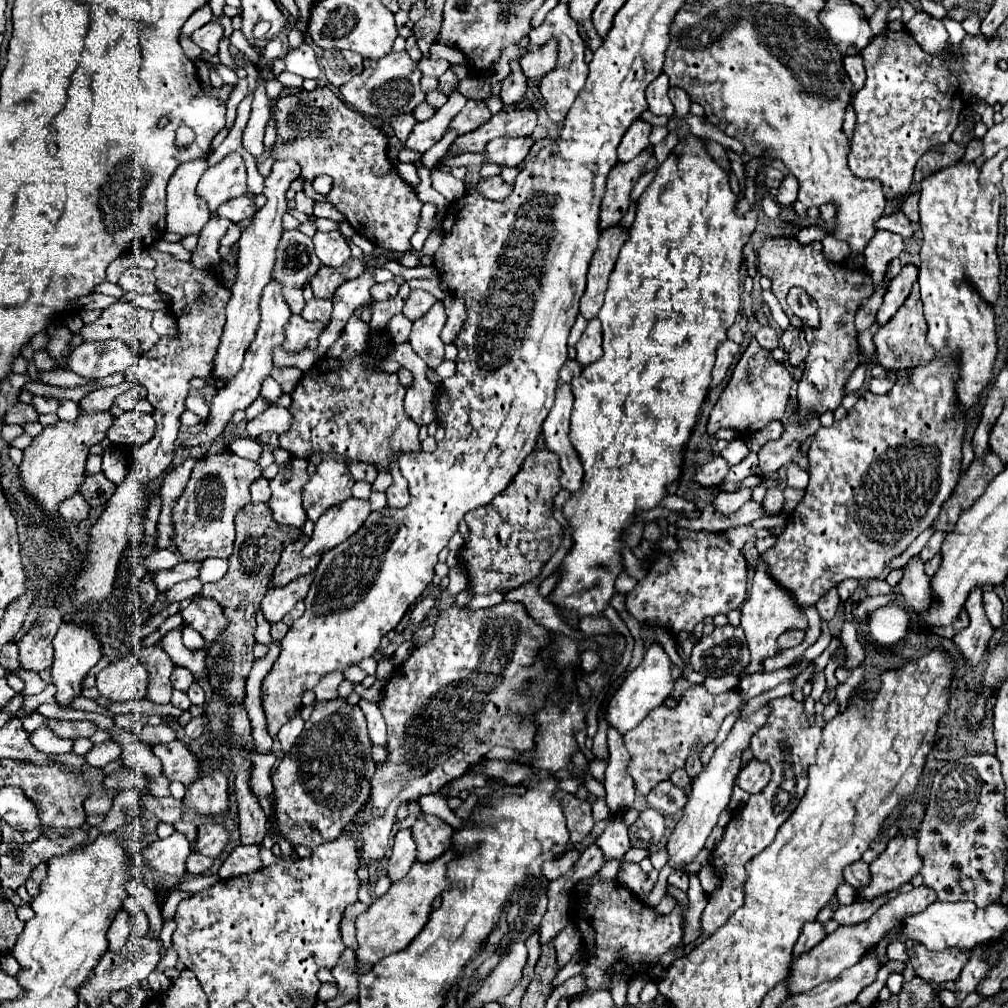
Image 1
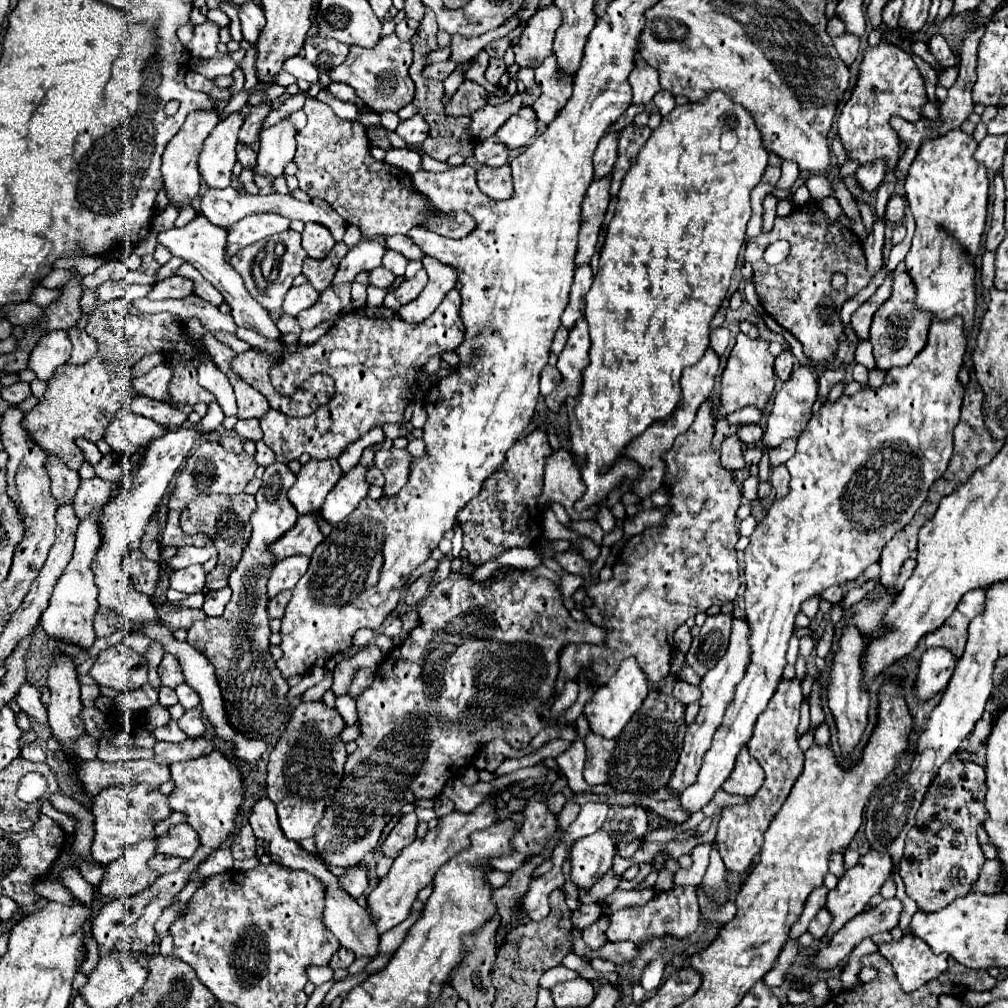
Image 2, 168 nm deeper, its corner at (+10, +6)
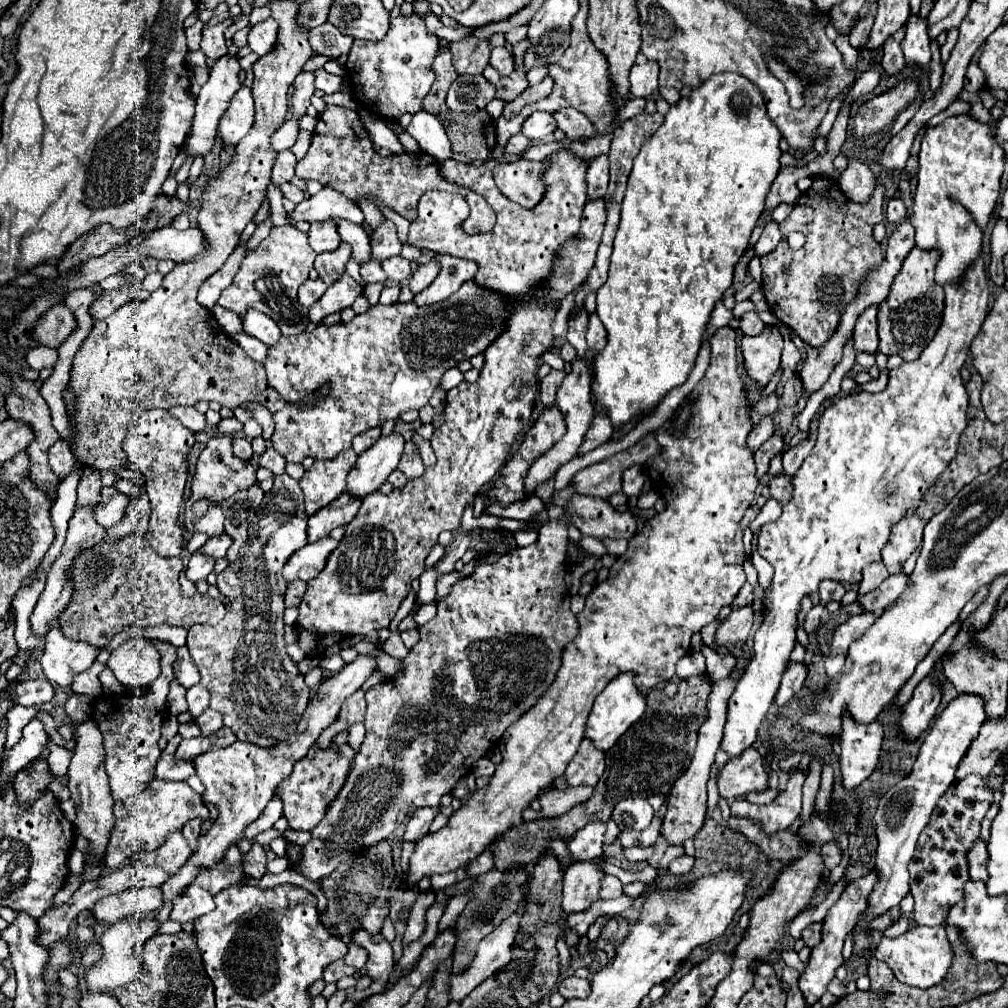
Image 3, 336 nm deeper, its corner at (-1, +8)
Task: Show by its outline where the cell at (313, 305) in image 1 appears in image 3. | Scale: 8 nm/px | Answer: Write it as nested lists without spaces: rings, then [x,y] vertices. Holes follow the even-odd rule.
[[[308,279],[298,289],[298,301],[304,307],[310,307],[310,305],[314,305],[324,295],[324,291],[326,291],[326,285],[324,285],[322,279],[314,279],[314,281]]]

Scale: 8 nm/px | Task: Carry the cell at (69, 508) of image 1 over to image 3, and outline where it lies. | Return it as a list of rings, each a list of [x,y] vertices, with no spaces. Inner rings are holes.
[[[58,439],[50,449],[48,449],[48,459],[50,459],[50,467],[58,477],[66,477],[72,467],[74,467],[74,455],[68,447],[68,441]]]

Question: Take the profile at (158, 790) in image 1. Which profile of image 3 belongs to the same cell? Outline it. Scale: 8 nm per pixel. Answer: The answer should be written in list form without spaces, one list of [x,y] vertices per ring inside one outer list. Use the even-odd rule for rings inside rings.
[[[162,755],[158,765],[156,765],[156,779],[166,779],[166,781],[184,781],[190,775],[194,775],[194,763],[176,759],[174,755]]]

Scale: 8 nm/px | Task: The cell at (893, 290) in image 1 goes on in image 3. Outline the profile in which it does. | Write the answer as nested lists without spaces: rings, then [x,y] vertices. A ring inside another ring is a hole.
[[[878,307],[866,309],[864,317],[860,317],[860,321],[854,327],[854,349],[858,353],[876,353],[878,351],[876,313],[878,313]]]

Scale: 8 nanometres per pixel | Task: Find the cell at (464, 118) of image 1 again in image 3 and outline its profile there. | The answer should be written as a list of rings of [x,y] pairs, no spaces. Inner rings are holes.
[[[484,75],[476,77],[458,77],[450,89],[448,89],[448,99],[446,105],[452,111],[482,111],[492,99],[494,99],[494,85],[484,79]]]

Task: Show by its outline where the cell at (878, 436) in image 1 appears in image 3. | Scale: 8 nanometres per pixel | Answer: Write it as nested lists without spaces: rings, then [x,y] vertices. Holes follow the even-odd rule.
[[[982,255],[964,271],[964,277],[958,283],[946,283],[944,291],[946,307],[942,325],[924,353],[916,361],[892,369],[884,391],[852,395],[836,401],[824,411],[818,423],[816,445],[792,477],[794,499],[782,509],[778,521],[766,523],[760,529],[758,551],[774,567],[774,579],[768,593],[768,607],[764,609],[764,621],[754,637],[754,657],[728,701],[728,721],[720,745],[728,757],[738,757],[756,741],[756,731],[778,693],[780,677],[796,643],[796,613],[800,611],[802,597],[816,591],[824,579],[860,583],[862,569],[880,561],[880,551],[888,543],[892,523],[900,521],[908,509],[920,505],[928,487],[936,483],[936,477],[948,467],[952,457],[956,457],[960,433],[966,429],[968,409],[968,395],[960,379],[960,369],[966,361],[970,343],[988,313],[988,281]]]

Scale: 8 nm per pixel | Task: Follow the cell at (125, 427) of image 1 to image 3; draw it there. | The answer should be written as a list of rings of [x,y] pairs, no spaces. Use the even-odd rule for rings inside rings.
[[[152,409],[140,413],[126,437],[124,451],[134,465],[144,469],[140,473],[146,477],[146,489],[152,505],[152,517],[146,539],[152,545],[152,549],[156,549],[156,553],[160,553],[162,557],[180,555],[186,543],[184,529],[178,517],[188,479],[188,455],[192,447],[194,447],[194,433],[164,409]]]

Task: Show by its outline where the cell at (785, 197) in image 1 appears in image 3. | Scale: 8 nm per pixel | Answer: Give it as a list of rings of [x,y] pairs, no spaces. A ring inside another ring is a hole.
[[[768,223],[764,229],[762,229],[762,235],[758,239],[758,243],[754,245],[754,257],[764,257],[768,255],[774,245],[778,245],[780,241],[780,231],[778,231],[778,223]]]

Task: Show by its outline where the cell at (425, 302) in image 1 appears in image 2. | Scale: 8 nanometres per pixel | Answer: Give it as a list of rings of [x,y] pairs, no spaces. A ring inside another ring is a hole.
[[[421,269],[413,279],[405,279],[397,289],[395,289],[395,297],[401,305],[413,301],[419,297],[419,293],[425,289],[427,285],[427,273]]]

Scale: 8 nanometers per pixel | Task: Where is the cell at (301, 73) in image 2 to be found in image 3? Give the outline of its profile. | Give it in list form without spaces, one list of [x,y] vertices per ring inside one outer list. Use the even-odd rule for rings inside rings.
[[[318,69],[316,71],[316,89],[320,89],[322,93],[330,95],[330,93],[338,93],[342,91],[342,85],[344,85],[344,79],[338,77],[338,75],[330,75],[326,73],[324,69]]]

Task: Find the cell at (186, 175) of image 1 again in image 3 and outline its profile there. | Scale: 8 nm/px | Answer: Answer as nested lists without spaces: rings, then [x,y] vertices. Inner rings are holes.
[[[224,55],[210,67],[210,77],[202,85],[200,93],[196,95],[196,117],[194,117],[192,135],[188,137],[188,153],[190,155],[194,155],[194,157],[206,155],[212,149],[216,129],[218,129],[218,121],[220,121],[224,109],[228,107],[228,101],[232,99],[232,93],[236,93],[236,87],[240,87],[240,79],[238,79],[240,71],[242,71],[242,67],[238,63],[238,55]]]

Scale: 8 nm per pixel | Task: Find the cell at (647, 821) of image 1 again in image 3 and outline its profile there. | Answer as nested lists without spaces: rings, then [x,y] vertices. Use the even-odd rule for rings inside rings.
[[[642,797],[638,799],[622,799],[612,809],[612,819],[620,827],[620,831],[642,831],[650,825],[654,811],[650,803]]]

